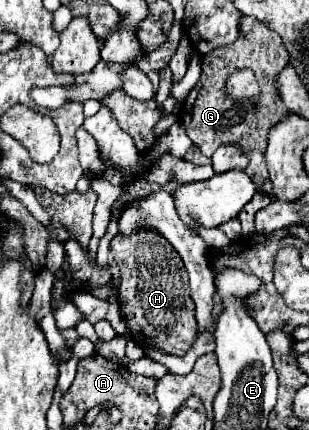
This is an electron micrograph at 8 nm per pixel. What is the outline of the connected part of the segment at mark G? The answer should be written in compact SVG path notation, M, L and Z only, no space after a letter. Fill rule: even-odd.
M242 16L238 38L232 44L220 46L202 58L202 76L200 76L198 84L190 90L190 94L178 114L182 126L186 128L188 138L192 140L194 146L198 146L202 150L204 156L212 156L220 144L238 146L242 150L242 154L246 154L250 160L246 174L254 180L256 188L264 194L270 194L272 200L274 200L274 194L272 194L270 186L266 186L266 184L270 184L270 180L266 178L264 150L266 150L268 130L288 114L288 110L286 110L286 106L282 106L282 102L276 94L276 86L274 86L274 80L276 80L278 72L288 64L288 58L290 56L288 56L286 48L282 46L282 40L278 34L274 34L266 24L258 22L256 18ZM242 66L252 68L256 74L256 80L260 84L262 94L260 94L258 112L252 112L252 106L248 102L234 102L224 96L224 80L226 80L228 72L242 68Z

